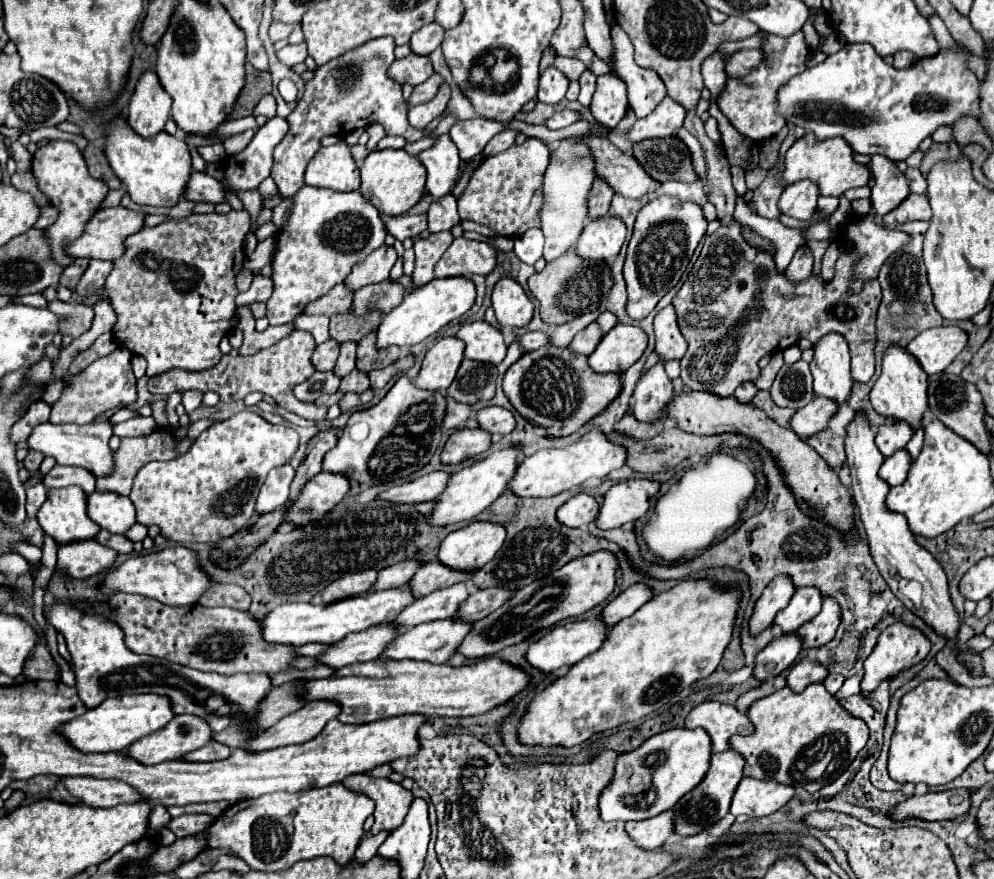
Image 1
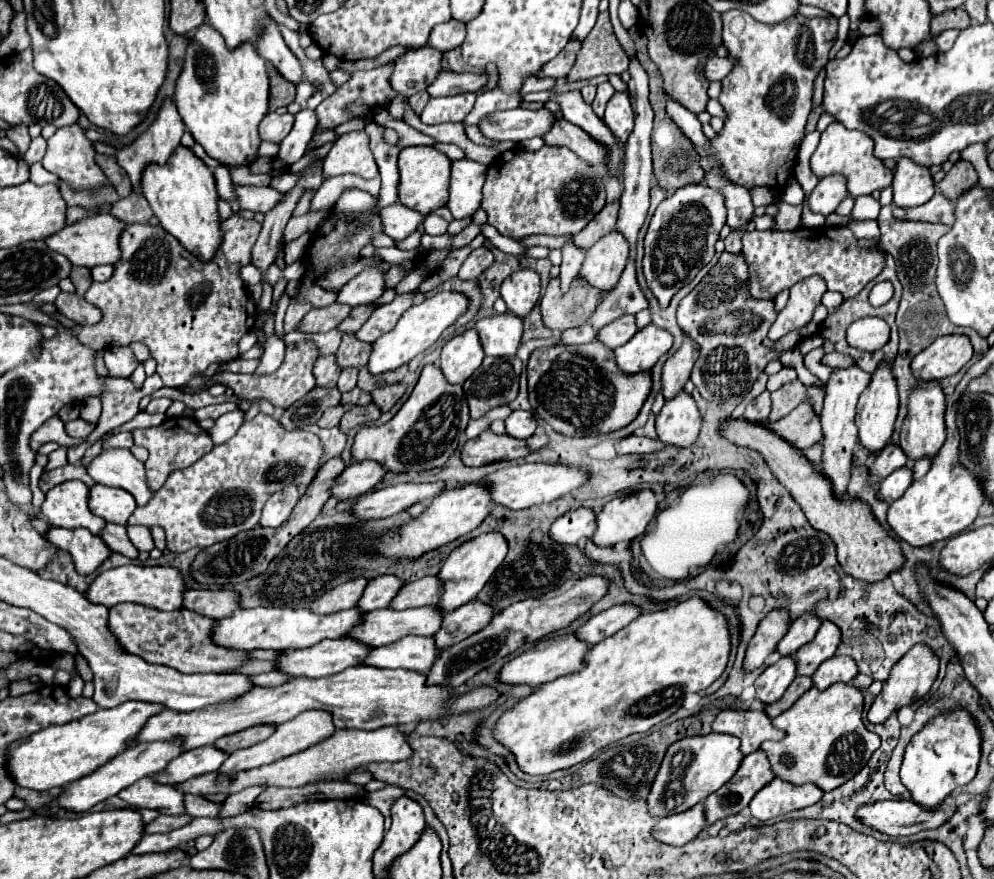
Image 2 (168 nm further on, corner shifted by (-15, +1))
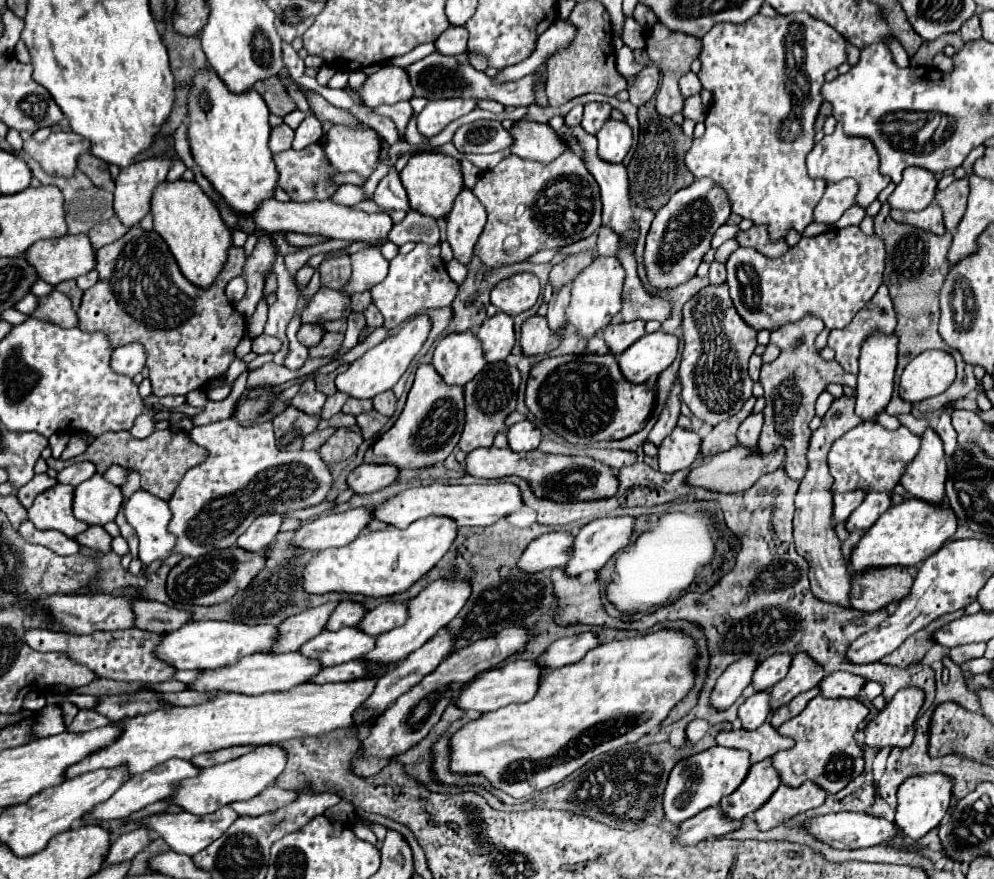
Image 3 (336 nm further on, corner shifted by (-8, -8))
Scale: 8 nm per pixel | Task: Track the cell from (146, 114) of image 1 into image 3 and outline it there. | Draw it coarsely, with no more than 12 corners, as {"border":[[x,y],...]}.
{"border":[[169,157],[137,161],[115,181],[113,209],[135,227],[165,181]]}

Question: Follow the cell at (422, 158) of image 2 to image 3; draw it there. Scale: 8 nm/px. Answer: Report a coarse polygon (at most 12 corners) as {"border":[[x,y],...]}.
{"border":[[417,153],[401,171],[411,209],[447,217],[463,189],[459,159]]}

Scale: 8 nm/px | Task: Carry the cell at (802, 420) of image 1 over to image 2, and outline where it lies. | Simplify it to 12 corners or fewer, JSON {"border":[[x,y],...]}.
{"border":[[800,404],[766,426],[802,450],[822,440],[820,416]]}

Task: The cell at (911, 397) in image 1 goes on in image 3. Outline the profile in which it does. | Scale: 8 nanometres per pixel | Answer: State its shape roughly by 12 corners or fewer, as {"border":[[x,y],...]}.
{"border":[[935,431],[921,437],[901,485],[931,505],[945,501],[947,463]]}

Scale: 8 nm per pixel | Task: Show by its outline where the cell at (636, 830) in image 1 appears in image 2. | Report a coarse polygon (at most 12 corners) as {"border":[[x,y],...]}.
{"border":[[702,804],[660,818],[652,836],[684,846],[706,828]]}

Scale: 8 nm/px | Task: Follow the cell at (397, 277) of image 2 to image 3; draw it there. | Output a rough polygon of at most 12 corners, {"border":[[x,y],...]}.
{"border":[[370,291],[351,297],[354,312],[363,312],[372,303]]}

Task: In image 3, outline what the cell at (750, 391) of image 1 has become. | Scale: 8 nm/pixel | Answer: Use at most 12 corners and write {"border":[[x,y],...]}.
{"border":[[763,413],[749,415],[737,431],[743,447],[755,449]]}

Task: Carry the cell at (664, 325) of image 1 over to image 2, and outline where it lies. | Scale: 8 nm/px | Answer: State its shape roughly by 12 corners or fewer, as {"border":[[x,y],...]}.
{"border":[[684,336],[666,360],[666,400],[684,388],[700,348]]}

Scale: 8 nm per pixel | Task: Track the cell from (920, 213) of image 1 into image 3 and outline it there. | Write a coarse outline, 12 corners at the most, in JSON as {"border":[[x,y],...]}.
{"border":[[937,203],[923,211],[891,211],[897,221],[943,235]]}

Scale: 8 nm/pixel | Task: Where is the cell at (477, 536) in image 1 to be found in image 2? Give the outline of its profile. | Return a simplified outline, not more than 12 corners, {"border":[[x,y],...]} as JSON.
{"border":[[498,532],[450,552],[438,608],[474,600],[508,554]]}

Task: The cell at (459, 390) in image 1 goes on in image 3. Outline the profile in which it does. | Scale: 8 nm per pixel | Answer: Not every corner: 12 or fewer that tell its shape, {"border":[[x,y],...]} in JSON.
{"border":[[487,363],[465,385],[463,453],[507,433],[521,375]]}

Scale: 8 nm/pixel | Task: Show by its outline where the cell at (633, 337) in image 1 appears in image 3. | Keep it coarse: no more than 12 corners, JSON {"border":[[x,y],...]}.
{"border":[[647,333],[619,355],[631,383],[655,383],[679,339]]}

